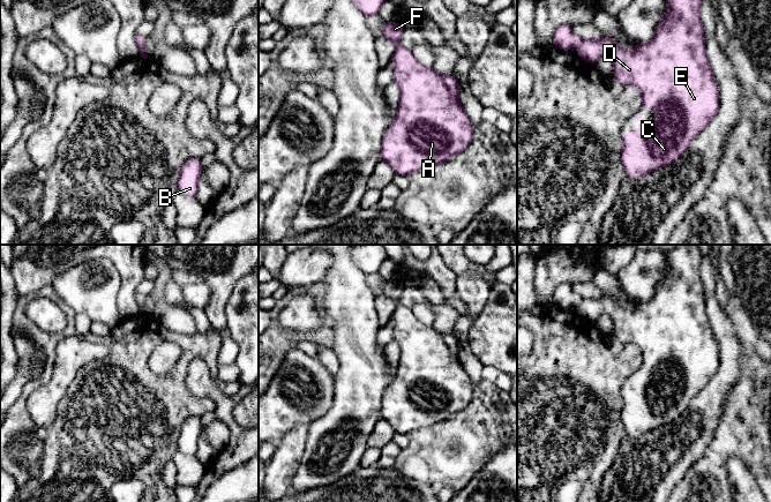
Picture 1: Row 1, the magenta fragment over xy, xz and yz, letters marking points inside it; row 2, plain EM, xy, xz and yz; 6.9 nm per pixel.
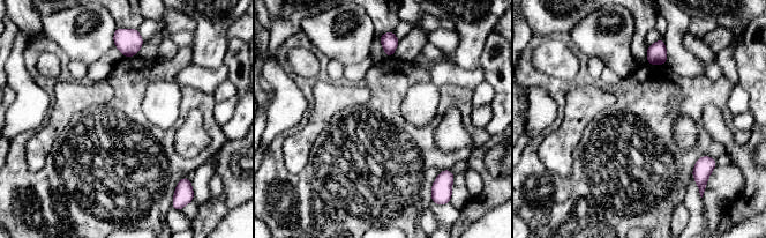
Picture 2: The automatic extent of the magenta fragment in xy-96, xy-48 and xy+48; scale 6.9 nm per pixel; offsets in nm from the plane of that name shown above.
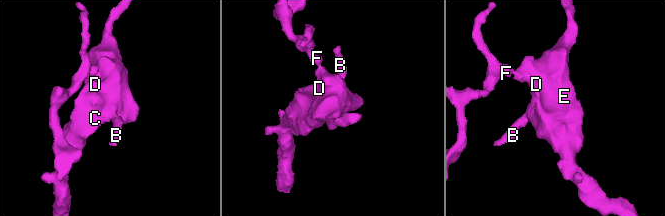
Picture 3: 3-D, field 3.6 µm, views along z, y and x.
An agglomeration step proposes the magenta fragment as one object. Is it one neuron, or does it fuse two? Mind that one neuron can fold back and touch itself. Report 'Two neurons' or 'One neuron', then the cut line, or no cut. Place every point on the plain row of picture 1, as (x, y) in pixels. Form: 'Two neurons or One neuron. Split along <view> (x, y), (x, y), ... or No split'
One neuron. No split

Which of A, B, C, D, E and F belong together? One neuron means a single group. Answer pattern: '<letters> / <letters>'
A B C D E F

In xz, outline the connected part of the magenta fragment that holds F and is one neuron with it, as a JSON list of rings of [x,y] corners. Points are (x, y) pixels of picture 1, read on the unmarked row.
[[[387,279],[382,287],[383,297],[397,304],[391,321],[392,339],[399,347],[399,364],[396,379],[383,394],[381,419],[386,420],[395,433],[407,434],[448,420],[464,410],[472,400],[473,384],[459,362],[459,343],[456,337],[452,334],[439,332],[432,325],[425,325],[410,307],[401,305],[403,289],[403,284],[391,279]]]

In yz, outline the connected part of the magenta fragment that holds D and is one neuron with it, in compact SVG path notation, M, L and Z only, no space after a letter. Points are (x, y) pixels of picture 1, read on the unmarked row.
M680 245L678 248L665 253L665 255L668 268L667 275L659 279L653 298L650 301L634 301L636 308L632 310L623 308L607 294L602 294L598 299L579 298L569 283L560 284L552 297L552 302L566 310L576 305L579 316L591 322L596 322L601 315L608 315L613 321L613 335L623 345L634 344L639 349L642 353L641 367L656 368L653 383L657 395L653 403L648 402L649 377L641 374L635 376L639 380L641 388L638 390L629 389L624 395L621 394L621 420L627 435L631 437L638 437L679 418L688 409L693 398L711 381L719 367L718 343L705 310L705 293L701 278L701 263L703 260L701 248L698 245Z

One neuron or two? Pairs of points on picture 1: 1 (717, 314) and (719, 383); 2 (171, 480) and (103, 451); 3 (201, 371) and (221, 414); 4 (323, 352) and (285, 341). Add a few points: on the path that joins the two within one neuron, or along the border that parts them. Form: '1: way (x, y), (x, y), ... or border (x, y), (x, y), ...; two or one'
1: way (724, 331), (727, 338), (727, 366); one
2: border (171, 459), (163, 467), (162, 480), (172, 488); two
3: way (201, 381), (221, 401), (221, 404); one
4: border (320, 344), (330, 347); two

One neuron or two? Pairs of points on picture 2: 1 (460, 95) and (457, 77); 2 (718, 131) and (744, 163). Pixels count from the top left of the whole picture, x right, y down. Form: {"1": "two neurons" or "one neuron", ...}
{"1": "two neurons", "2": "one neuron"}

